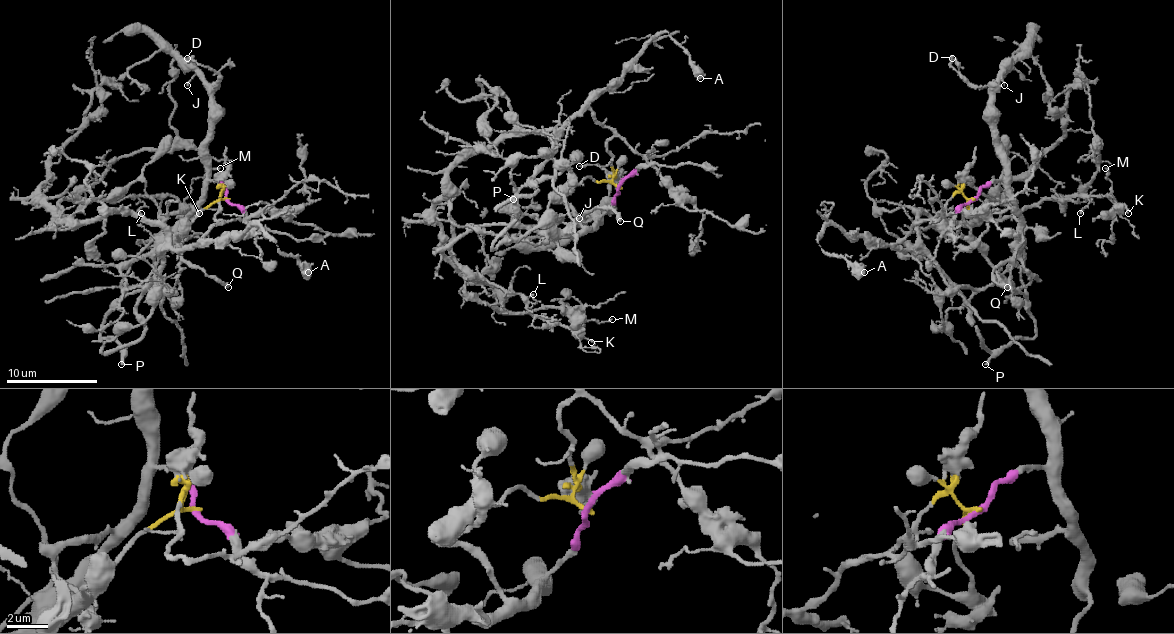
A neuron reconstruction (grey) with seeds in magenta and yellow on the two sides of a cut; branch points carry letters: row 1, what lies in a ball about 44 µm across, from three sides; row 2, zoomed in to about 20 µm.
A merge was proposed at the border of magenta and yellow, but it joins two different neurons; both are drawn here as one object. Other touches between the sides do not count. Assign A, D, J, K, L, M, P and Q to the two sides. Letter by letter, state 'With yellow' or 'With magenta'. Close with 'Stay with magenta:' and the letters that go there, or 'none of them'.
A: With yellow
D: With magenta
J: With magenta
K: With yellow
L: With yellow
M: With yellow
P: With yellow
Q: With magenta
Stay with magenta: D, J, Q

